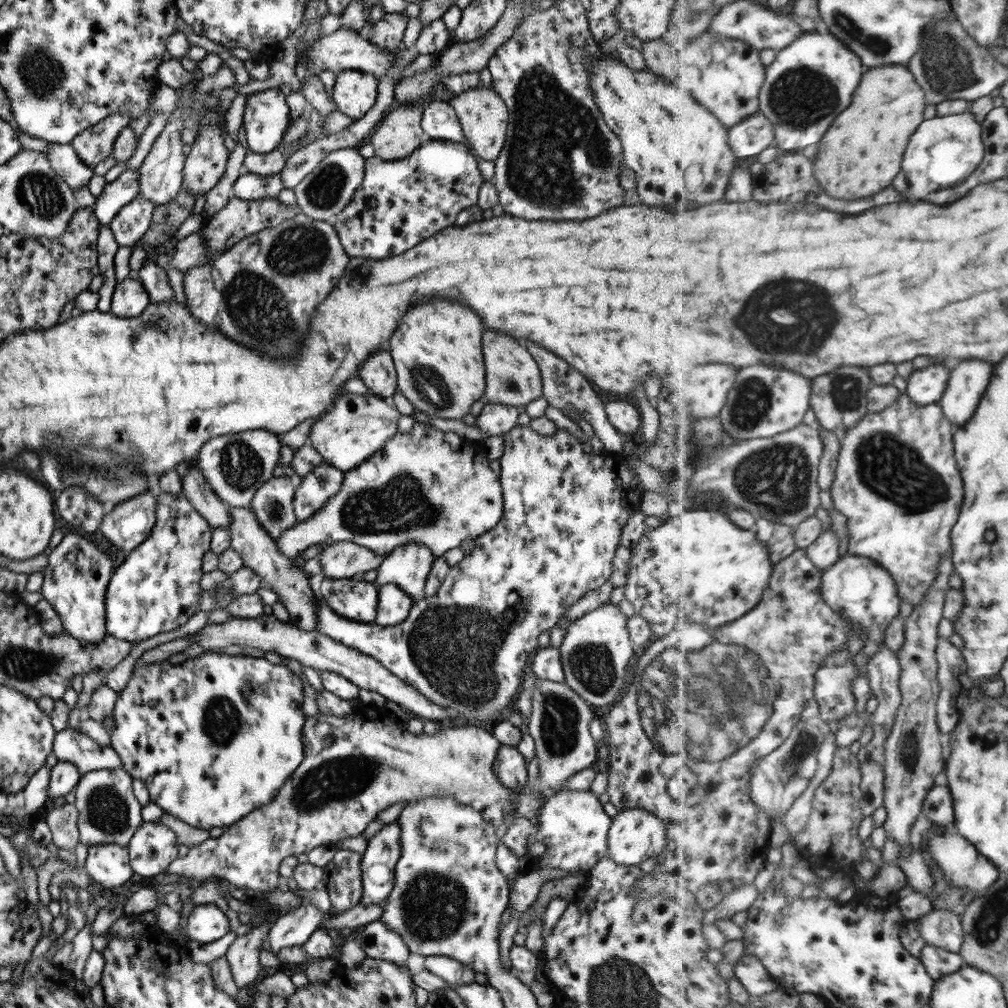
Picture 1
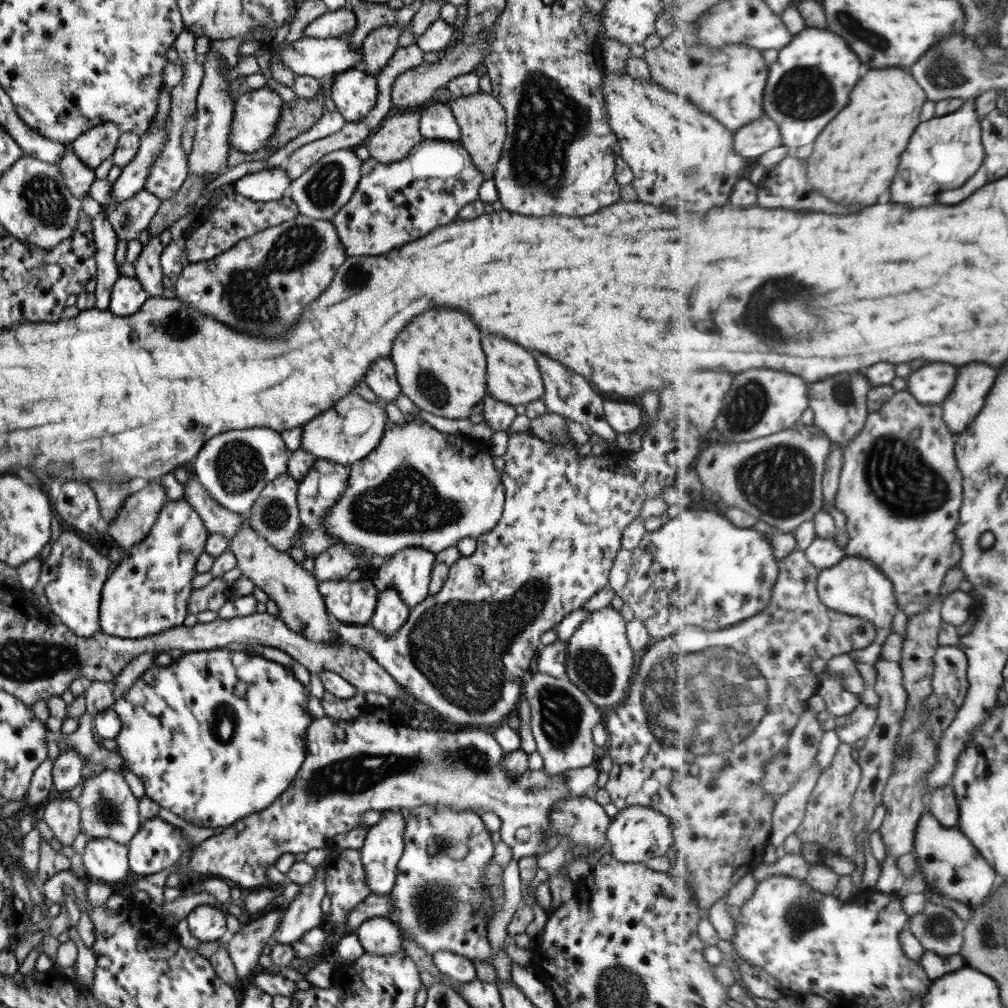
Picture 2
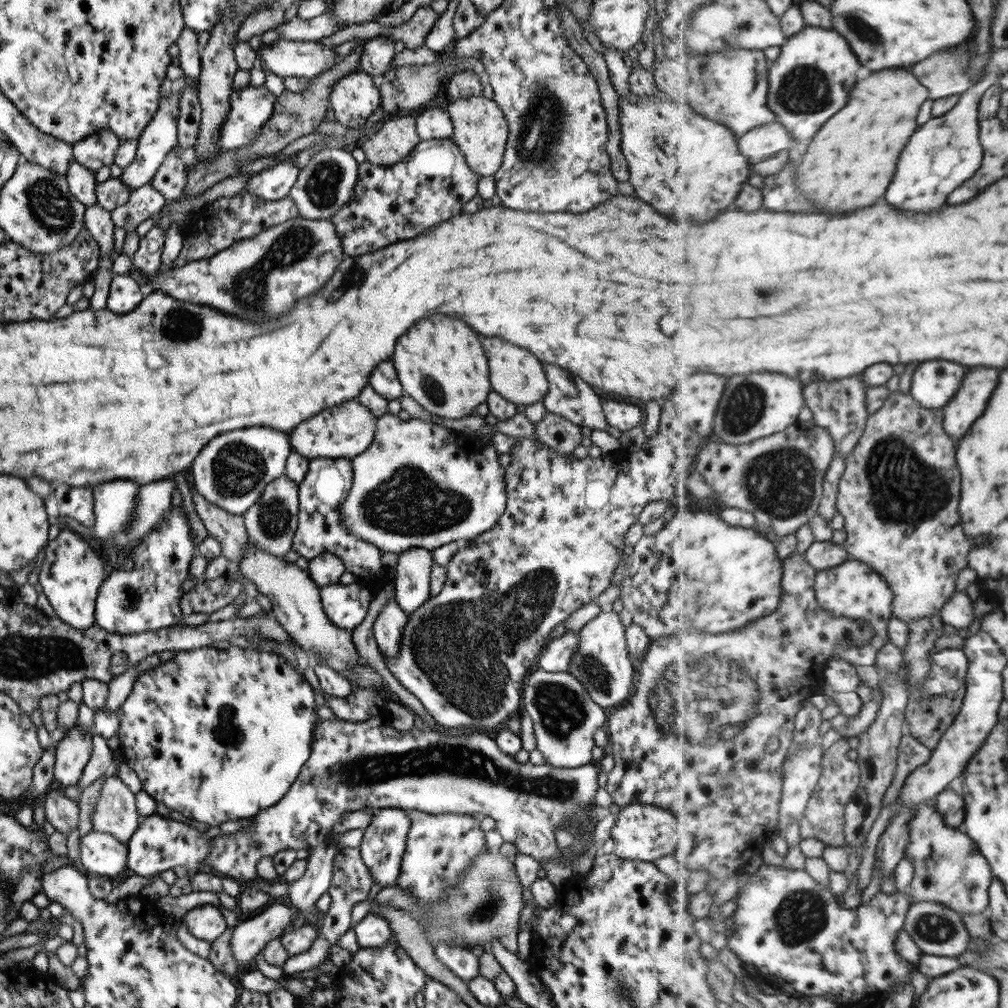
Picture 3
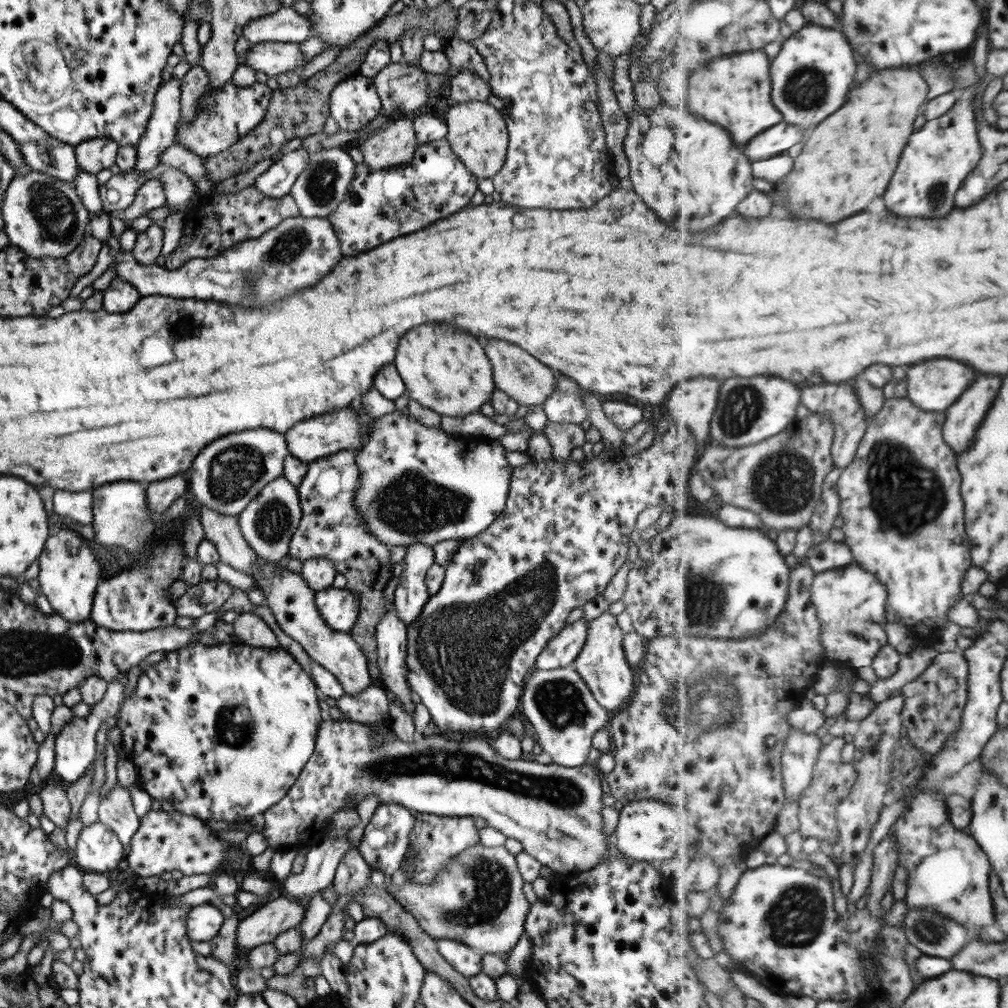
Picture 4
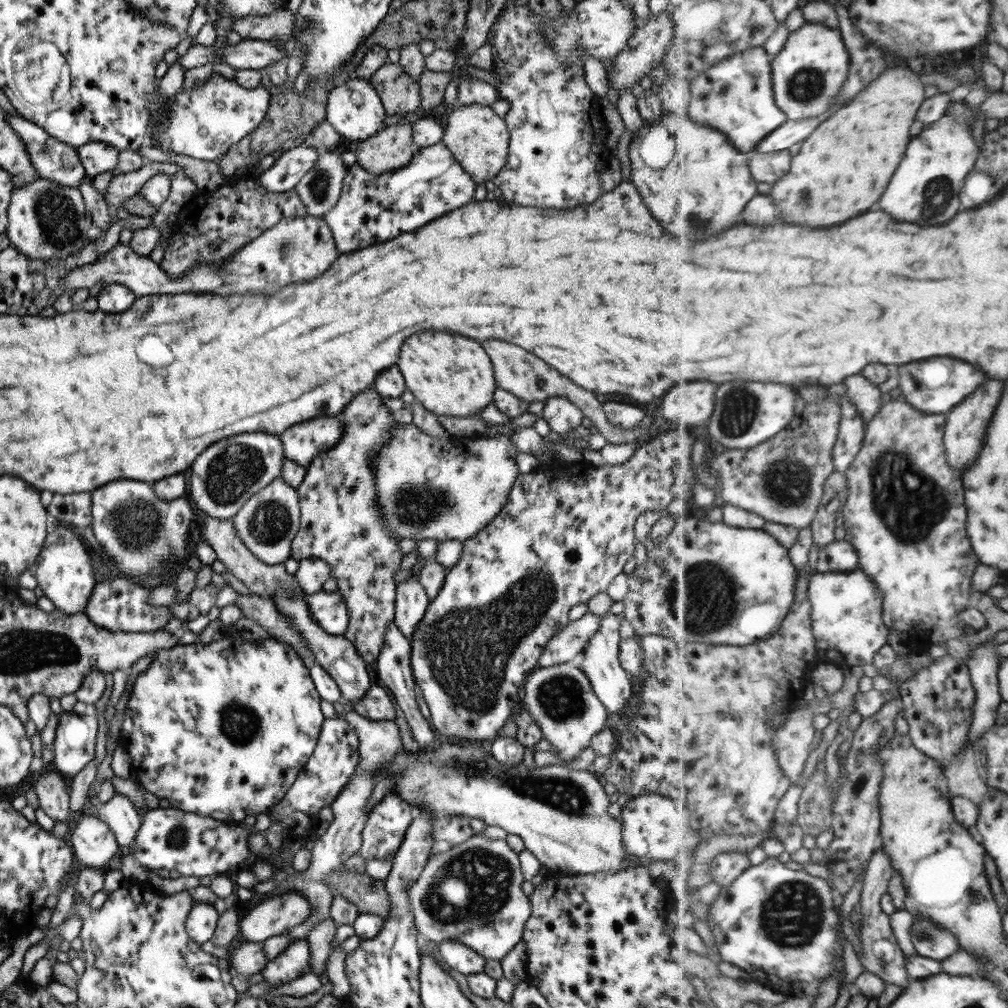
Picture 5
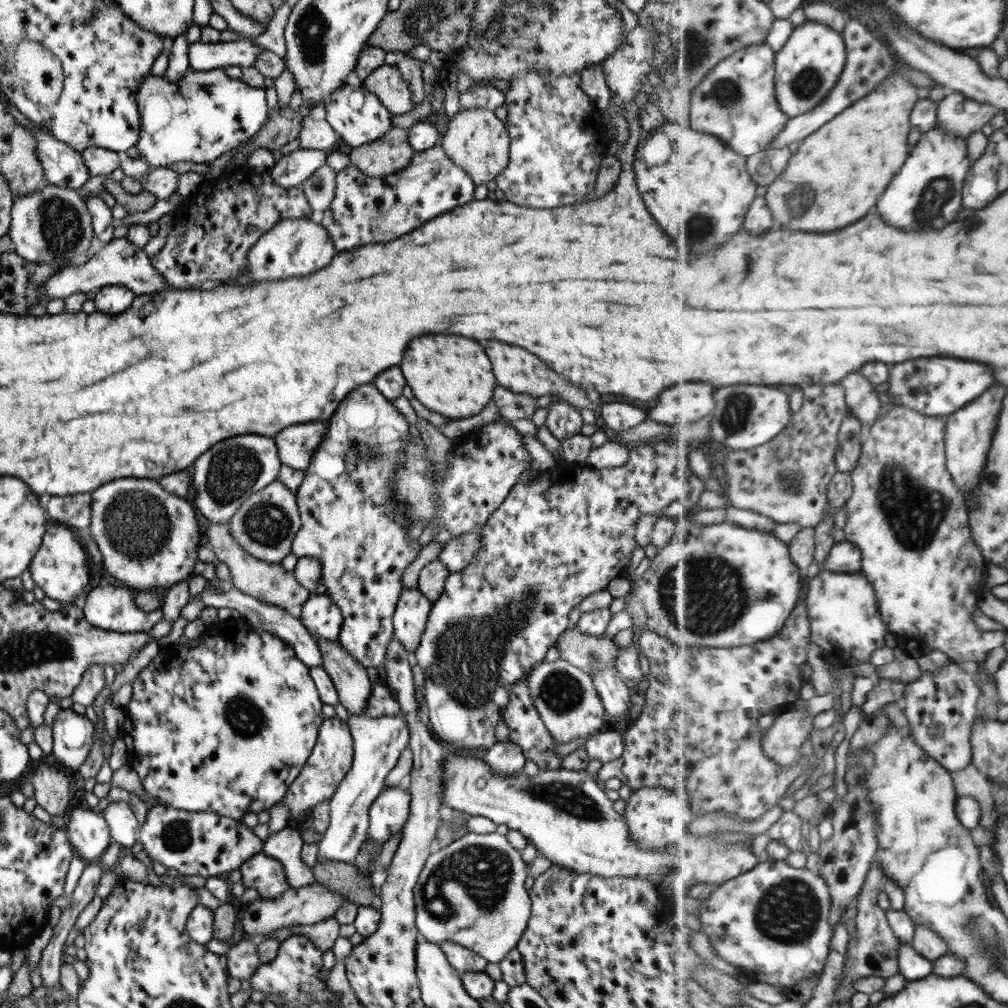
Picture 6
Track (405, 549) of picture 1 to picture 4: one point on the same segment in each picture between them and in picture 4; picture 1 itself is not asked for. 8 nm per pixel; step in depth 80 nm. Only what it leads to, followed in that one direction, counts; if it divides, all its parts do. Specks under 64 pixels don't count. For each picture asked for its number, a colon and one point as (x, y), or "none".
2: (407, 571)
3: (411, 582)
4: (410, 595)

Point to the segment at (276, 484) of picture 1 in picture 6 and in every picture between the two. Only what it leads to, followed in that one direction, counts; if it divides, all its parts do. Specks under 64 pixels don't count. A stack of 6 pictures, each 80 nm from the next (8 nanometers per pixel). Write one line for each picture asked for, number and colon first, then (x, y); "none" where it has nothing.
2: (273, 516)
3: (270, 522)
4: (267, 522)
5: (266, 523)
6: (263, 525)

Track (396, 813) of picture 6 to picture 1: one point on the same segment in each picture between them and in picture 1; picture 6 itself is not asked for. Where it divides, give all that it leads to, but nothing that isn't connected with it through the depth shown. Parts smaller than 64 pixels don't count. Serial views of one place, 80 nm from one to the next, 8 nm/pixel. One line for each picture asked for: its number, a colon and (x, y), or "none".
1: (382, 851)
2: (383, 845)
3: (383, 843)
4: (384, 842)
5: (386, 822)

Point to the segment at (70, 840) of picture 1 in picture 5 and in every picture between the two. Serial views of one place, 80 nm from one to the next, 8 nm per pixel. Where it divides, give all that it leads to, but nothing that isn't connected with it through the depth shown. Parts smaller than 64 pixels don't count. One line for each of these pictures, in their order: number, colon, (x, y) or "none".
2: (61, 816)
3: (62, 814)
4: (56, 808)
5: (52, 794)

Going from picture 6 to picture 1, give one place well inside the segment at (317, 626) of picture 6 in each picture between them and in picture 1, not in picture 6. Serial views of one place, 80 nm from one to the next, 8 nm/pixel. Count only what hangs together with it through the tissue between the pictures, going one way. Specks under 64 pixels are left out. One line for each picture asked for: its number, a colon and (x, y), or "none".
1: (355, 600)
2: (352, 602)
3: (345, 606)
4: (338, 608)
5: (326, 608)

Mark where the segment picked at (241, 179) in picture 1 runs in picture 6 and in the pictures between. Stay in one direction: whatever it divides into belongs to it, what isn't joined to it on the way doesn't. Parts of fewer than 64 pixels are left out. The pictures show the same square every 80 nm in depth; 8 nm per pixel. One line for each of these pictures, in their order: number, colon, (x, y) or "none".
2: (268, 184)
3: (274, 182)
4: (276, 181)
5: (289, 166)
6: (292, 168)

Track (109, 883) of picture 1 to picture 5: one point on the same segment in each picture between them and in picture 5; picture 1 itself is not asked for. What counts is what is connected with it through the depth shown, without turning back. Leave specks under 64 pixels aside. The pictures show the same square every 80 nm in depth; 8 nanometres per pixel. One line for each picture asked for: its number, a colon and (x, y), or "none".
2: (104, 860)
3: (100, 854)
4: (97, 850)
5: (93, 845)

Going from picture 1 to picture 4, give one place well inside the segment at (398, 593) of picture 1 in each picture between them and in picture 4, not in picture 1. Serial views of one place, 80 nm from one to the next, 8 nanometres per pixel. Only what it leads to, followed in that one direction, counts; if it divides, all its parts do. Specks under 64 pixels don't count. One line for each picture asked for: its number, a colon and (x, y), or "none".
2: (390, 612)
3: (387, 628)
4: (390, 634)

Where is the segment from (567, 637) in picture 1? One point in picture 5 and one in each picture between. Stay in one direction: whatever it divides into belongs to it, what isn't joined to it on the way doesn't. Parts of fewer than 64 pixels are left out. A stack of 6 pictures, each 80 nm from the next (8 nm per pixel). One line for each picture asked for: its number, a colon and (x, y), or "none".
2: (598, 660)
3: (601, 663)
4: (601, 664)
5: (611, 684)

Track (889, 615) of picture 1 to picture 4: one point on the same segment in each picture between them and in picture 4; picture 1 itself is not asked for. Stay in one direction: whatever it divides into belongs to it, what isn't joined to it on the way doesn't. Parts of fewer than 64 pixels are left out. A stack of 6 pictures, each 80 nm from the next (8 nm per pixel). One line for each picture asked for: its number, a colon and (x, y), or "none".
2: (856, 587)
3: (853, 589)
4: (851, 602)

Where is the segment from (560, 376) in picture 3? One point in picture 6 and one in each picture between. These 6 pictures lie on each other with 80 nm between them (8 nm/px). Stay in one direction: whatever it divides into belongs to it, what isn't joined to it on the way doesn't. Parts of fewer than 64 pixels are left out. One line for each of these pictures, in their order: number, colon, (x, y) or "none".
4: (564, 404)
5: (561, 415)
6: (562, 421)

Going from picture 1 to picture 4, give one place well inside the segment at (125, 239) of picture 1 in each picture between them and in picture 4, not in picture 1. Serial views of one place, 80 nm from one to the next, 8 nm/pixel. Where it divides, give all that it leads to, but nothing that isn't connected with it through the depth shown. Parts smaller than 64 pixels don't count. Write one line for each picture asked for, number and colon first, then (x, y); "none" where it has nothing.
2: (127, 219)
3: (143, 202)
4: (150, 194)

